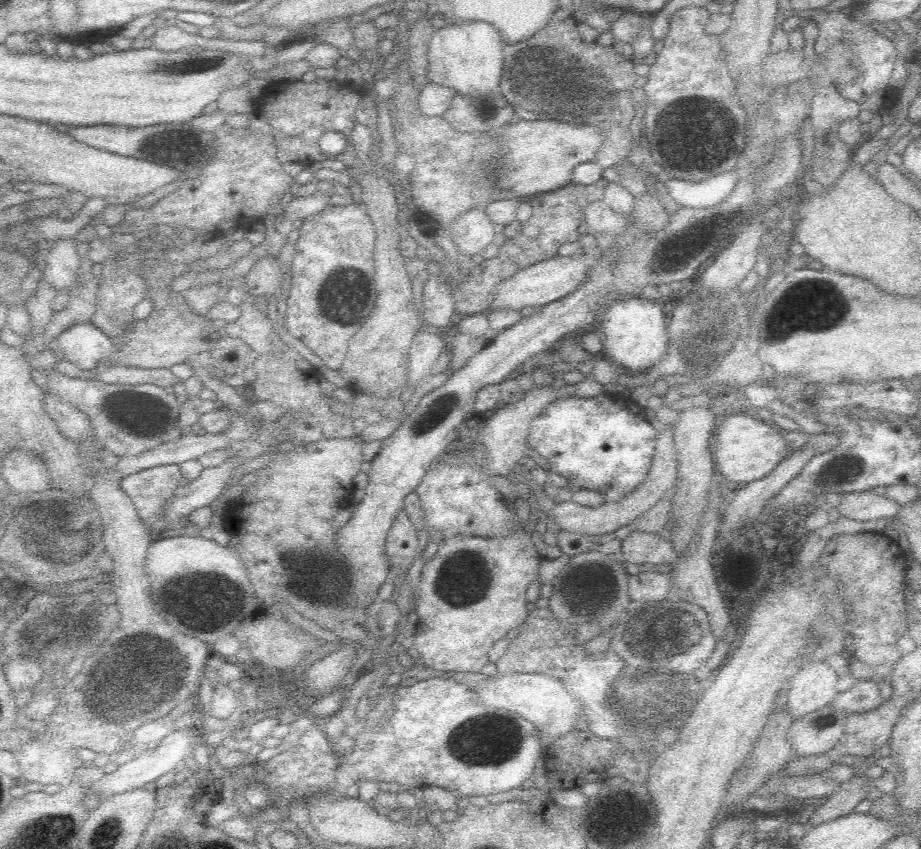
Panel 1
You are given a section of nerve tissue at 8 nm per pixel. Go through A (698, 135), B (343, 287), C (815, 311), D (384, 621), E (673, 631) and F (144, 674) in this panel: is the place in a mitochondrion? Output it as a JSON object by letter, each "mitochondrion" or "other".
{"A":"mitochondrion","B":"mitochondrion","C":"mitochondrion","D":"other","E":"mitochondrion","F":"mitochondrion"}

